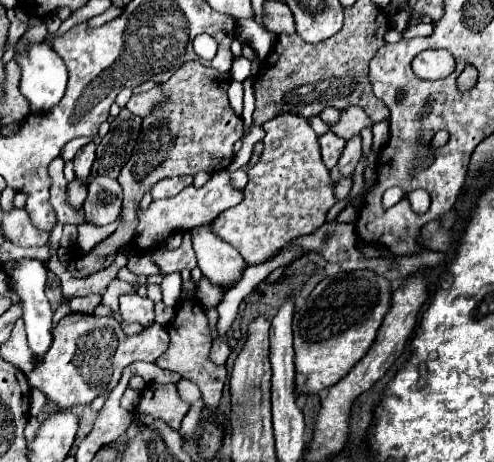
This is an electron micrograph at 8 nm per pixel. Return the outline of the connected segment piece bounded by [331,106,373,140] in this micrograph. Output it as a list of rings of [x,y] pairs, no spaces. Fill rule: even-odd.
[[[347,106],[341,110],[339,122],[331,126],[331,132],[337,134],[339,138],[349,140],[349,136],[359,134],[361,128],[365,128],[365,126],[373,126],[369,122],[369,116],[365,114],[365,110],[361,110],[361,106]]]

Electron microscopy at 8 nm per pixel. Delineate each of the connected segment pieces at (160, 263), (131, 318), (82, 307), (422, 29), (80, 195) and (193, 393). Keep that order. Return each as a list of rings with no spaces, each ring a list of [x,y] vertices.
[[[189,232],[183,234],[183,242],[179,248],[175,250],[167,250],[167,248],[159,248],[153,252],[153,260],[157,264],[157,268],[163,272],[163,274],[171,274],[171,272],[181,272],[185,268],[193,270],[197,266],[195,262],[195,254],[193,254],[193,248],[191,248],[191,238],[189,238]]]
[[[137,292],[123,294],[119,298],[119,312],[125,322],[141,322],[145,326],[153,324],[153,318],[155,318],[153,302],[145,296],[139,296]]]
[[[92,294],[85,297],[75,297],[69,301],[73,313],[92,314],[95,307],[101,303],[102,295]]]
[[[417,22],[409,28],[403,28],[401,30],[401,36],[403,38],[415,38],[415,36],[431,36],[433,28],[431,28],[431,22]]]
[[[73,180],[69,182],[69,188],[67,188],[67,194],[69,194],[69,202],[73,206],[81,206],[83,200],[87,198],[87,182],[81,182],[81,180]]]
[[[185,378],[177,384],[177,388],[179,388],[181,398],[185,398],[185,402],[189,402],[189,404],[193,404],[197,398],[201,398],[201,392],[197,390],[197,386]]]

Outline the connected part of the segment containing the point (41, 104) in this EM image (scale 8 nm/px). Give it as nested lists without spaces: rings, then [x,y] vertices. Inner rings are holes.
[[[17,40],[13,44],[13,52],[21,68],[21,94],[29,100],[31,112],[41,114],[41,110],[51,110],[63,98],[65,88],[67,88],[69,74],[67,74],[65,62],[47,42],[29,42],[21,46],[21,40]]]

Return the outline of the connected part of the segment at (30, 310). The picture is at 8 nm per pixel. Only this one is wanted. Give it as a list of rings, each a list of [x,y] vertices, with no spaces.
[[[21,258],[17,262],[13,262],[11,266],[11,278],[15,282],[15,290],[23,302],[23,320],[25,320],[25,330],[27,330],[27,338],[29,338],[29,348],[35,356],[43,356],[47,354],[49,346],[51,346],[51,318],[53,318],[53,310],[49,308],[47,296],[45,296],[45,288],[47,288],[47,270],[43,266],[41,260],[37,258]]]

